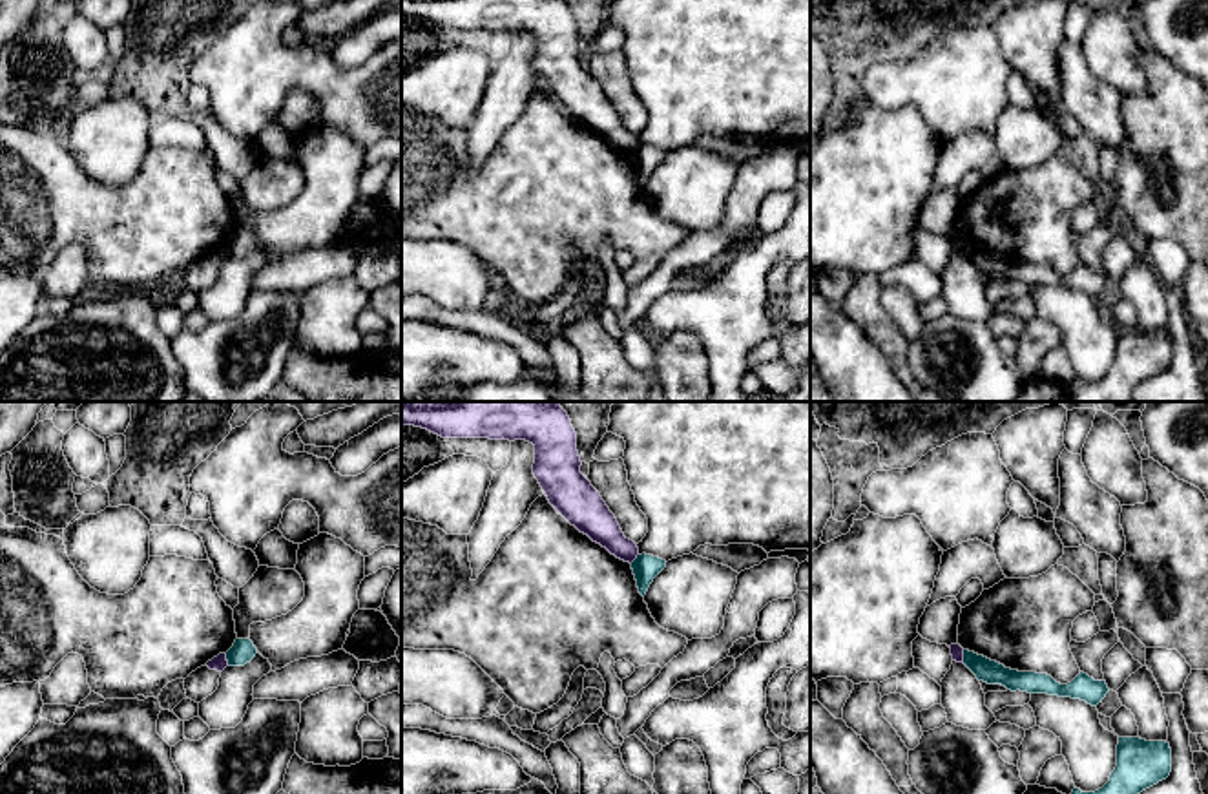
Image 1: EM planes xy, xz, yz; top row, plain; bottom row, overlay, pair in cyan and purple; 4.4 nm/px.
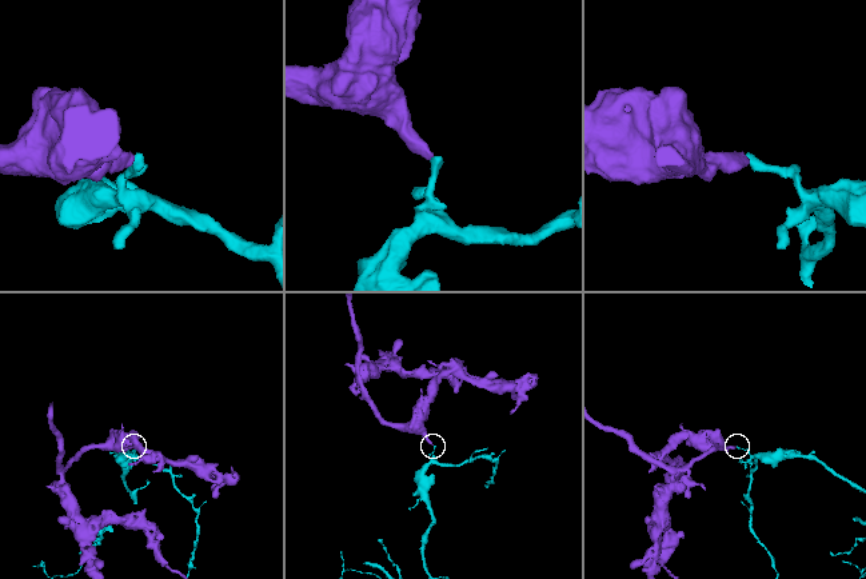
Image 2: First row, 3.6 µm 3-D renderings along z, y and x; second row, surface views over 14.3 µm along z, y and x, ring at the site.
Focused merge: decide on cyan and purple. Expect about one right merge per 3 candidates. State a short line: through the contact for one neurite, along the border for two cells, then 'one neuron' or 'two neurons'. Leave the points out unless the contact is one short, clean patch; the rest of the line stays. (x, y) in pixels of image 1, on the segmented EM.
line xy (225, 654), (229, 665); two neurons

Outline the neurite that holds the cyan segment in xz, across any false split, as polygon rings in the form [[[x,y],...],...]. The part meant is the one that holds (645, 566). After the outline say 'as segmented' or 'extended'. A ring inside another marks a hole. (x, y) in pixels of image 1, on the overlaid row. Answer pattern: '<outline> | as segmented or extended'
[[[637,555],[631,569],[637,580],[639,593],[644,597],[653,579],[666,568],[666,560],[653,555]]] | as segmented

